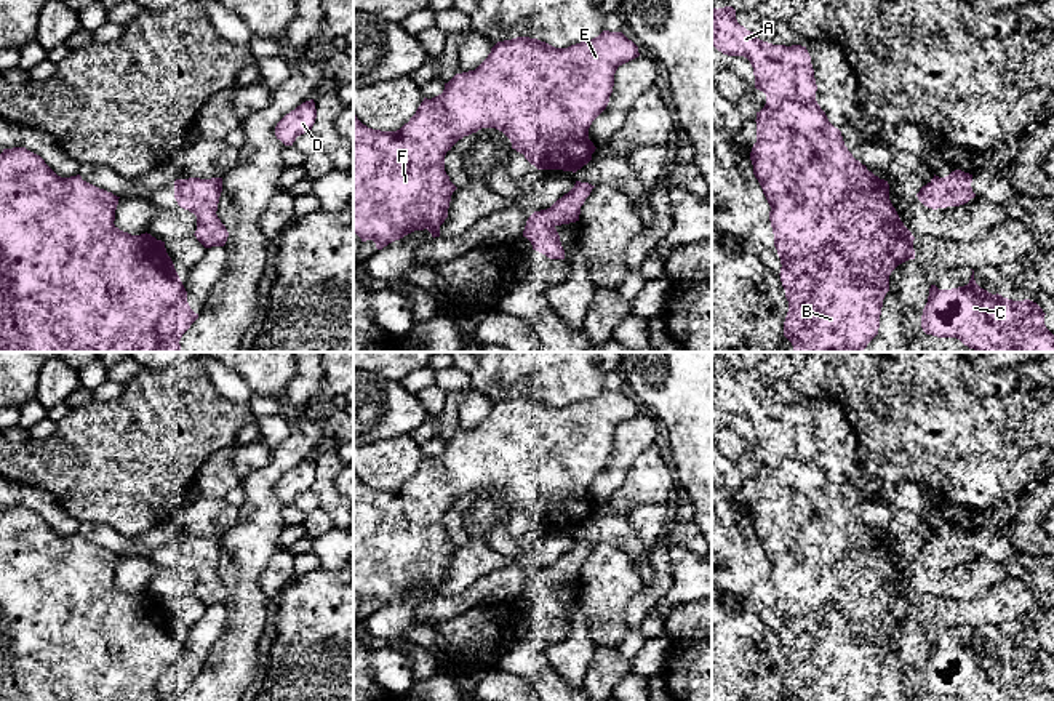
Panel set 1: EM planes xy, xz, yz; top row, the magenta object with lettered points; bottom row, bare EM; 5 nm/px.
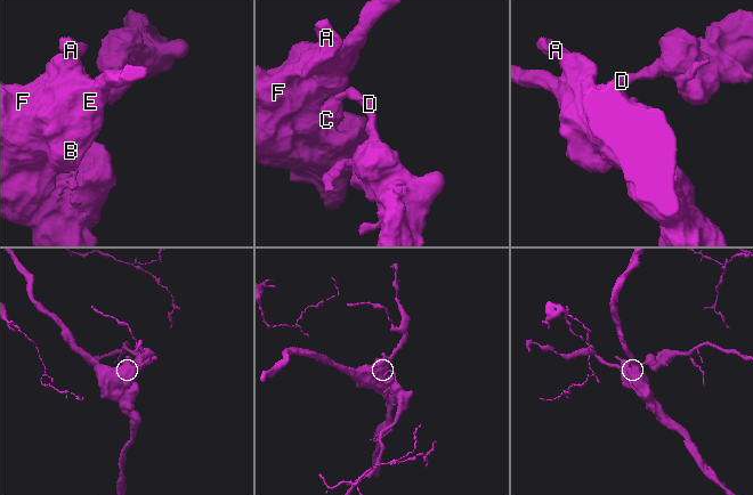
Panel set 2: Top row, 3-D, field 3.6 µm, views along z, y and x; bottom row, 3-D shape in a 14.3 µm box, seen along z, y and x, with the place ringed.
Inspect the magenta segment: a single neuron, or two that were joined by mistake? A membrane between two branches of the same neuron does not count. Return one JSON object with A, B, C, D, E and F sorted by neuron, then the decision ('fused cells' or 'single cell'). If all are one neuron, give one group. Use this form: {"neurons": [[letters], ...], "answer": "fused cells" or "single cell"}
{"neurons": [["A", "B", "C", "E", "F"], ["D"]], "answer": "fused cells"}

